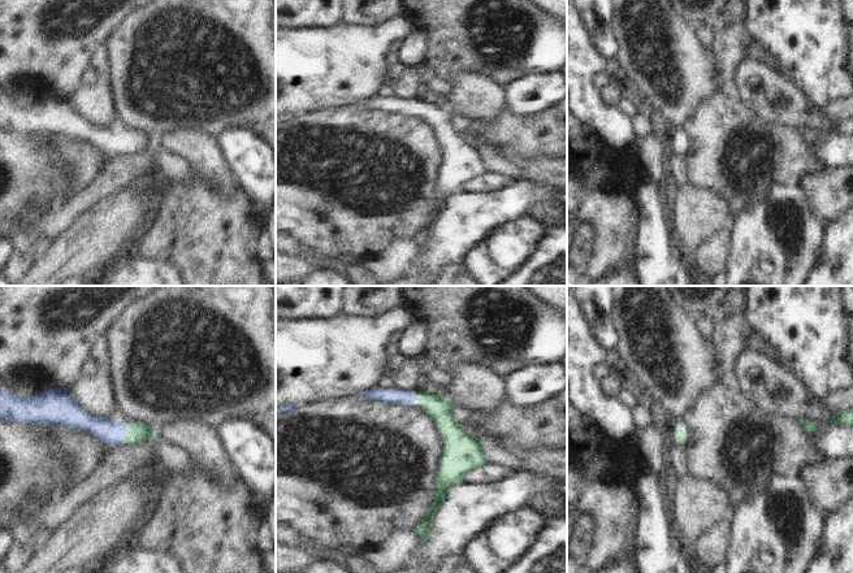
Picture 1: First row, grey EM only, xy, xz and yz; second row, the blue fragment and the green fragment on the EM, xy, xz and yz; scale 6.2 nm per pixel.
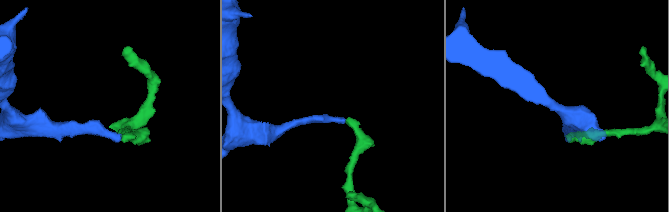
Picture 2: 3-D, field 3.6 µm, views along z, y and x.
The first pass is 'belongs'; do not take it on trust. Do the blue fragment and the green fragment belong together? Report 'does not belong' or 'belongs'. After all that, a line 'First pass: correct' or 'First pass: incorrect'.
belongs
First pass: correct

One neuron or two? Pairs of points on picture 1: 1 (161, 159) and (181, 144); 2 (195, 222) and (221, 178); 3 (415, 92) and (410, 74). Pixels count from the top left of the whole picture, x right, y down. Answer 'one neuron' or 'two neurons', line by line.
1: two neurons
2: two neurons
3: one neuron

